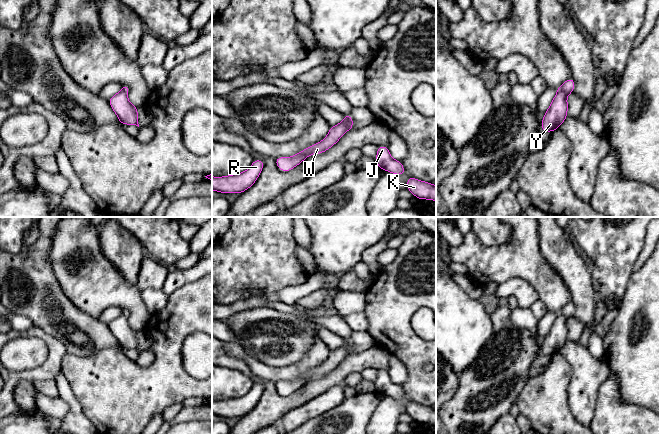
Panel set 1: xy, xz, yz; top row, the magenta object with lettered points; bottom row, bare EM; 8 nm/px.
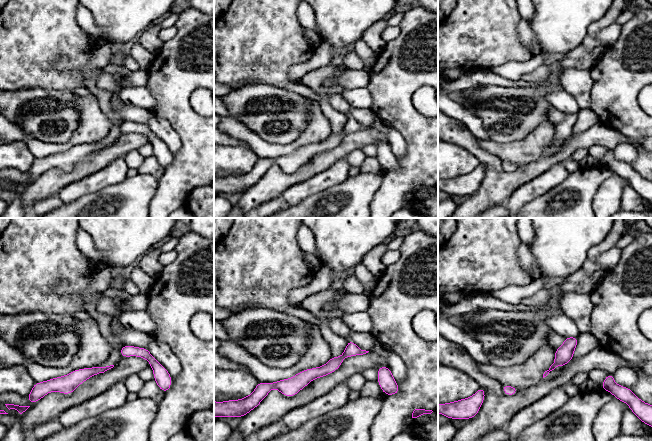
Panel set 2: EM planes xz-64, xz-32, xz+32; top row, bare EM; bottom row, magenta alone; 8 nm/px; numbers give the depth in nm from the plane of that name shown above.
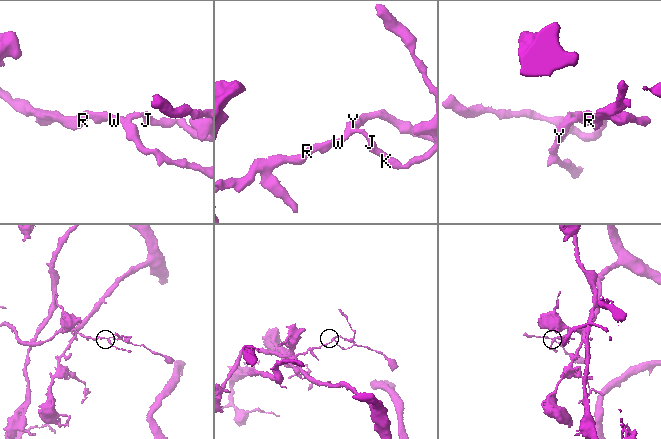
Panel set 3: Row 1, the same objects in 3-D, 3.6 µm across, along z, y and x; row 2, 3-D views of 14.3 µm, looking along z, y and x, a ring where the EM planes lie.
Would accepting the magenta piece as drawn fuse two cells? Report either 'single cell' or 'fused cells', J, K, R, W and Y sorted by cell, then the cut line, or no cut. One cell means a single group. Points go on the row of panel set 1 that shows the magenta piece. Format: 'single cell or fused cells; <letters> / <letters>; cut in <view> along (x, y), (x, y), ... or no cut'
fused cells; J K / R W Y; cut in xz along (349, 114), (347, 130)

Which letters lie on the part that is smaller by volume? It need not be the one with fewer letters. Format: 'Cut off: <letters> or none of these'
Cut off: J, K

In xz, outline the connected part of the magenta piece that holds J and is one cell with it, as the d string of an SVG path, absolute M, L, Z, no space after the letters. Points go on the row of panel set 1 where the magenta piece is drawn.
M378 146L376 163L384 171L391 172L395 175L404 175L404 166L400 161L393 159L388 150L388 146Z

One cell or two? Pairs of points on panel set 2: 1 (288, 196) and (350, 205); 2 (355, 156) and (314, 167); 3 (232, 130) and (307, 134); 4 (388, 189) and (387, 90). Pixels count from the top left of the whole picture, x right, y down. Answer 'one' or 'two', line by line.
1: two
2: two
3: one
4: one

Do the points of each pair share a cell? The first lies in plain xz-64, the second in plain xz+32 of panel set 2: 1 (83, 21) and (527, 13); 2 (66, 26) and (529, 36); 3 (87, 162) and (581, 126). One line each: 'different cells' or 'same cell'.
1: same cell
2: different cells
3: different cells

